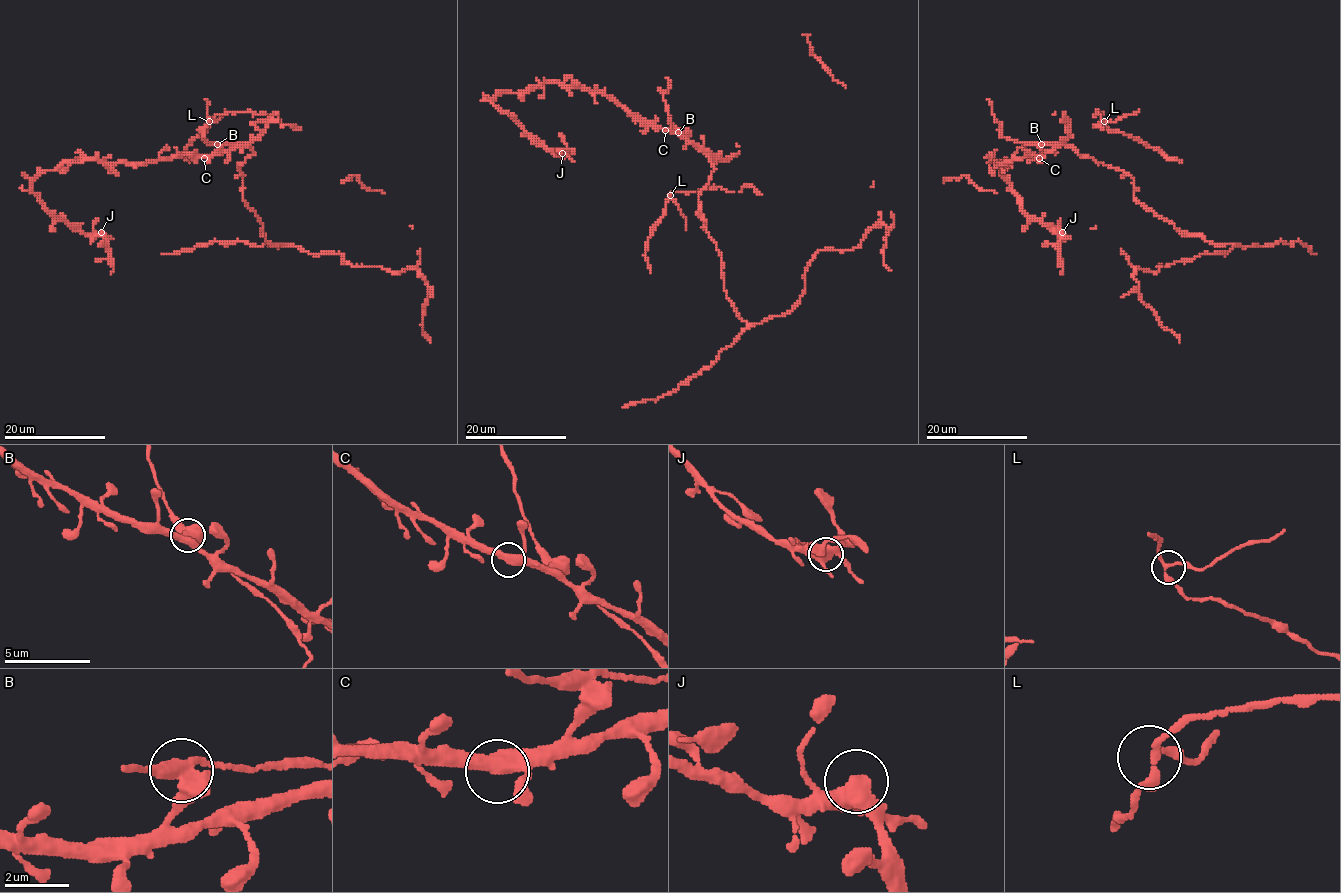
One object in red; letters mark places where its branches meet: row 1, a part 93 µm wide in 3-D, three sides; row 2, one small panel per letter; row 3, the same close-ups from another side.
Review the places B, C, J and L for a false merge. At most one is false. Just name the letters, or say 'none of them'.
none of them

